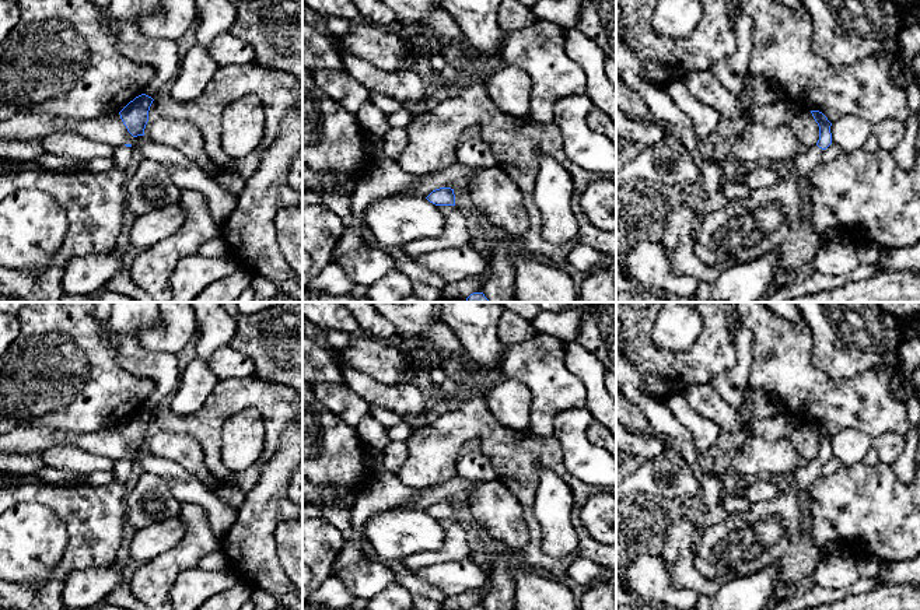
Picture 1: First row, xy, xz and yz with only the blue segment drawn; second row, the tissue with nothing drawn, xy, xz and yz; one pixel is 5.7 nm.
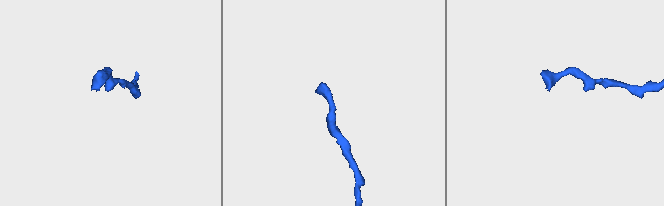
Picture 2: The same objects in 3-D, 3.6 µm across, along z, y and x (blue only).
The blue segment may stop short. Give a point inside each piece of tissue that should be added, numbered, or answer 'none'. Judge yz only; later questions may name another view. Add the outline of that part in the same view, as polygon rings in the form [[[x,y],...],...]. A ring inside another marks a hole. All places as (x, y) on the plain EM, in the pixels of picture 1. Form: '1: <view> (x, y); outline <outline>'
1: yz (803, 477); outline [[[812,459],[804,467],[798,467],[791,474],[786,476],[784,480],[788,485],[804,491],[819,480],[823,464],[825,463],[818,459]]]

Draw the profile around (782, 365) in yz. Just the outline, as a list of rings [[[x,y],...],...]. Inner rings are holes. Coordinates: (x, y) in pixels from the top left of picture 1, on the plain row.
[[[737,302],[735,309],[753,339],[753,362],[748,379],[753,392],[762,389],[781,397],[788,416],[801,424],[819,424],[830,437],[840,430],[854,428],[871,438],[888,432],[905,438],[910,420],[906,404],[891,393],[891,381],[899,367],[892,355],[879,368],[849,379],[832,378],[812,364],[812,334],[802,316],[798,322],[790,322],[772,313],[762,302]]]

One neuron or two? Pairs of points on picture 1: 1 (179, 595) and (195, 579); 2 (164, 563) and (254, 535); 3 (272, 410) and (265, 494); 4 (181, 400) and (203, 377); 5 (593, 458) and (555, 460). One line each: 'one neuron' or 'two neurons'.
1: one neuron
2: two neurons
3: two neurons
4: one neuron
5: two neurons

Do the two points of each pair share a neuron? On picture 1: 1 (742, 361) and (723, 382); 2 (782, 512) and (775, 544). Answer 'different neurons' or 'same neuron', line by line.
1: same neuron
2: same neuron

